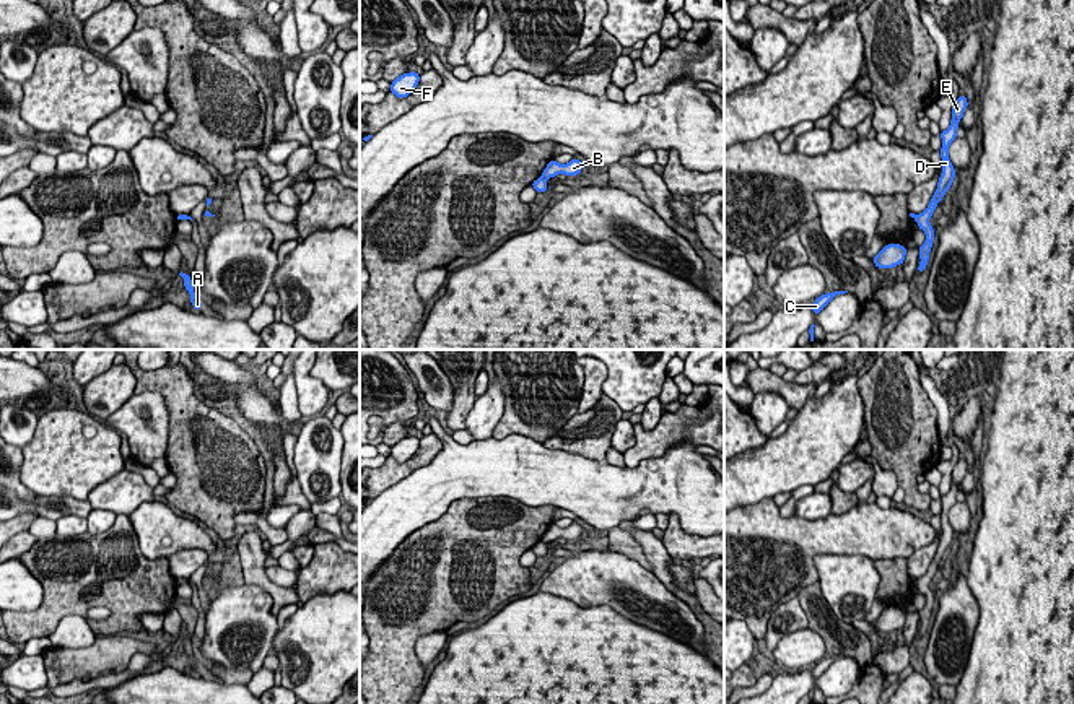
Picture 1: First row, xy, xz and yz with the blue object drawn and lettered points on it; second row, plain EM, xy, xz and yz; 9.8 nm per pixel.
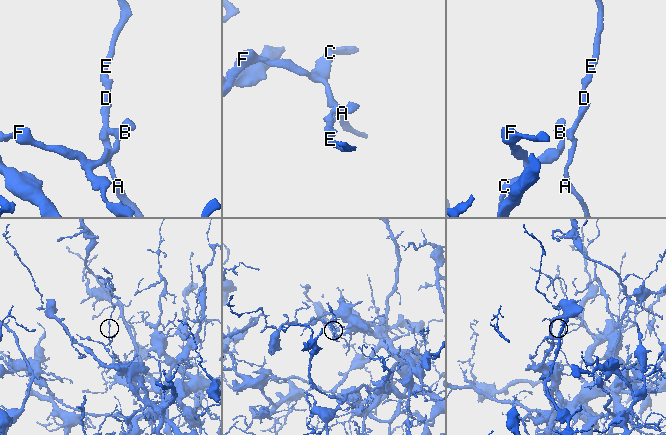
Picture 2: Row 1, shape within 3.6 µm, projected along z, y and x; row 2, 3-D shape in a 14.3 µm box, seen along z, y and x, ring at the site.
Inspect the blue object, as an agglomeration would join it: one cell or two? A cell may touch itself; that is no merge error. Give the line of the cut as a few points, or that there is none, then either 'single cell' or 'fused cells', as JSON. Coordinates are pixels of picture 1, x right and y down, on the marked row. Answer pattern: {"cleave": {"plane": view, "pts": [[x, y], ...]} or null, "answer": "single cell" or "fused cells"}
{"cleave": {"plane": "xz", "pts": [[542, 174], [545, 178]]}, "answer": "fused cells"}

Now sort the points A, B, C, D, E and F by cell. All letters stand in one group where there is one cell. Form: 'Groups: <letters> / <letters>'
Groups: A D E / B C F

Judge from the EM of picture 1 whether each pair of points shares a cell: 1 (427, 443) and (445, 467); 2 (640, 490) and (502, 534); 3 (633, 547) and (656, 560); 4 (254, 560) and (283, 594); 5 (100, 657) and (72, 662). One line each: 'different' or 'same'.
1: different
2: different
3: different
4: same
5: same

